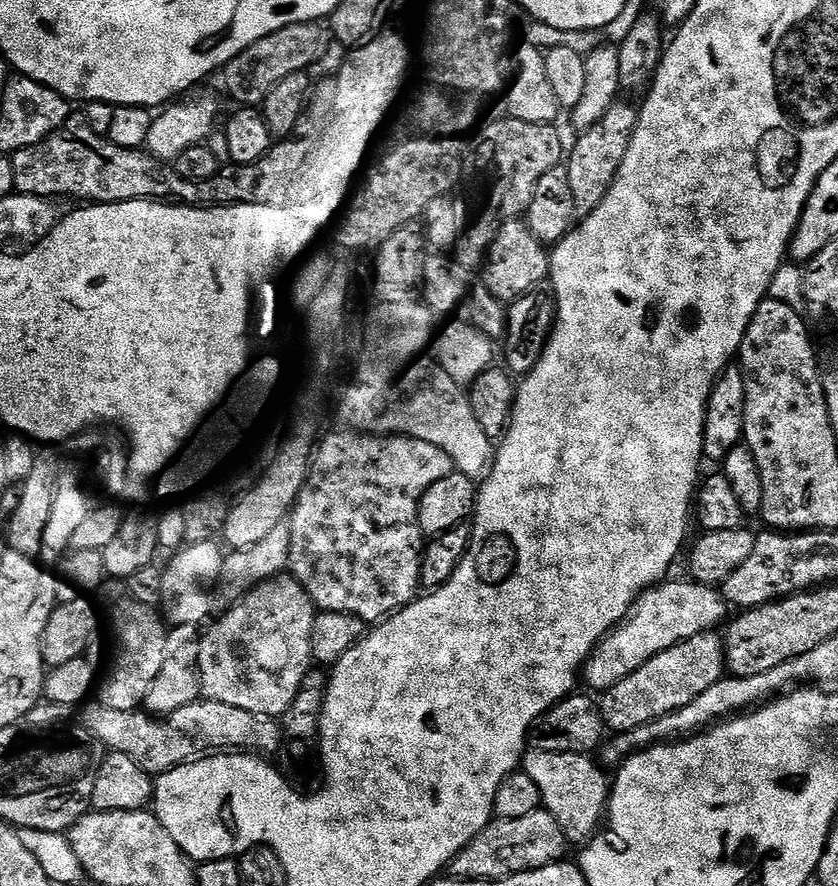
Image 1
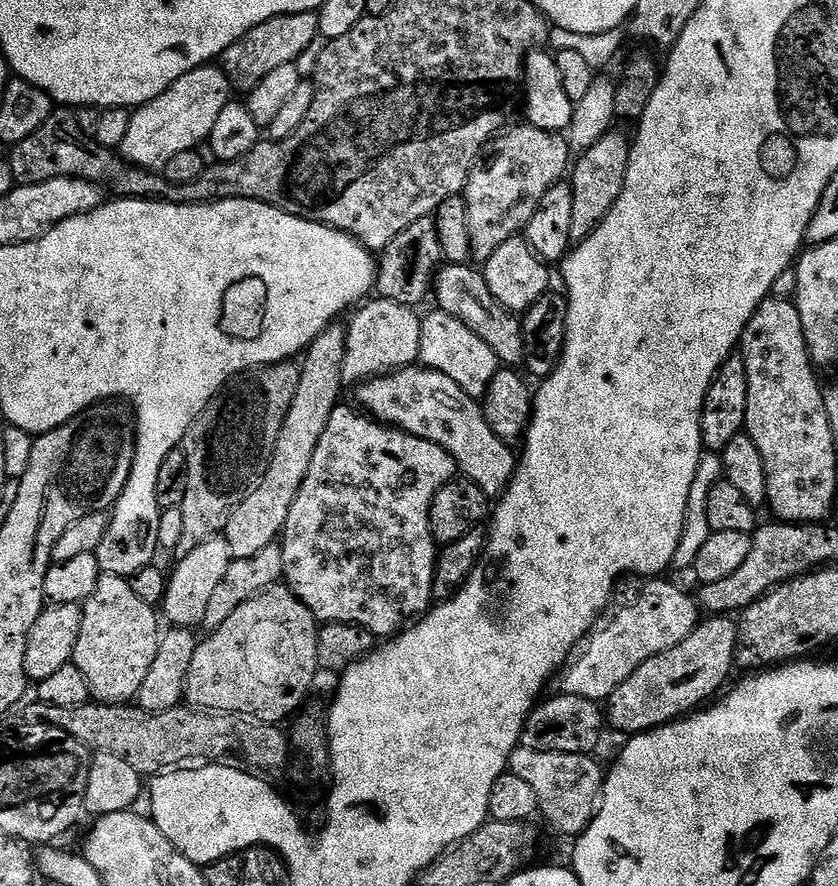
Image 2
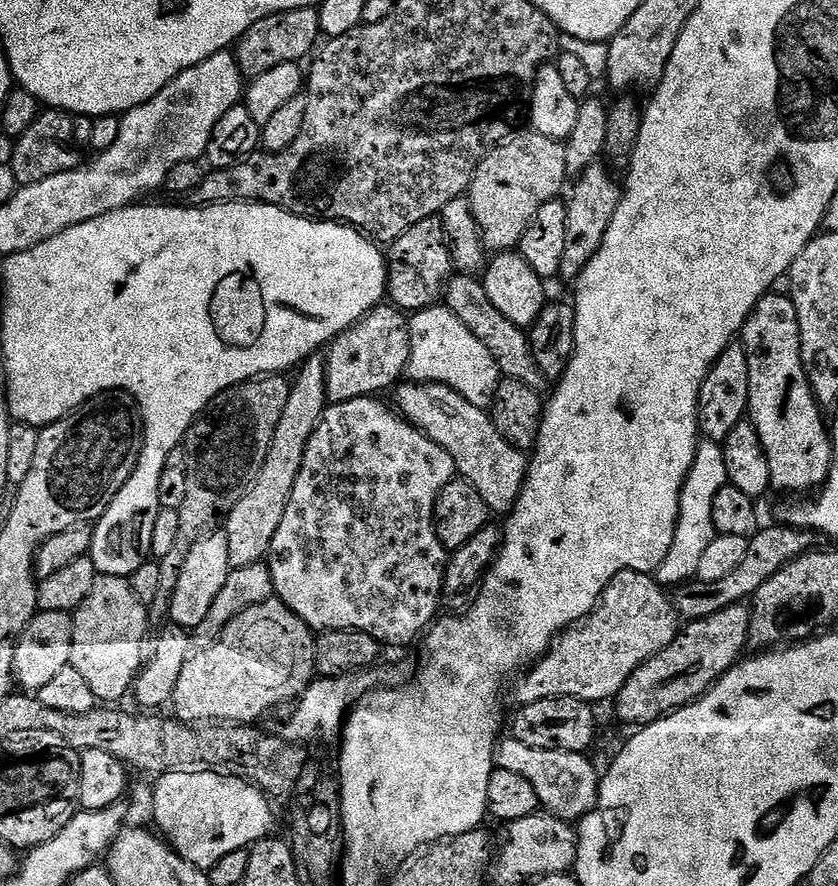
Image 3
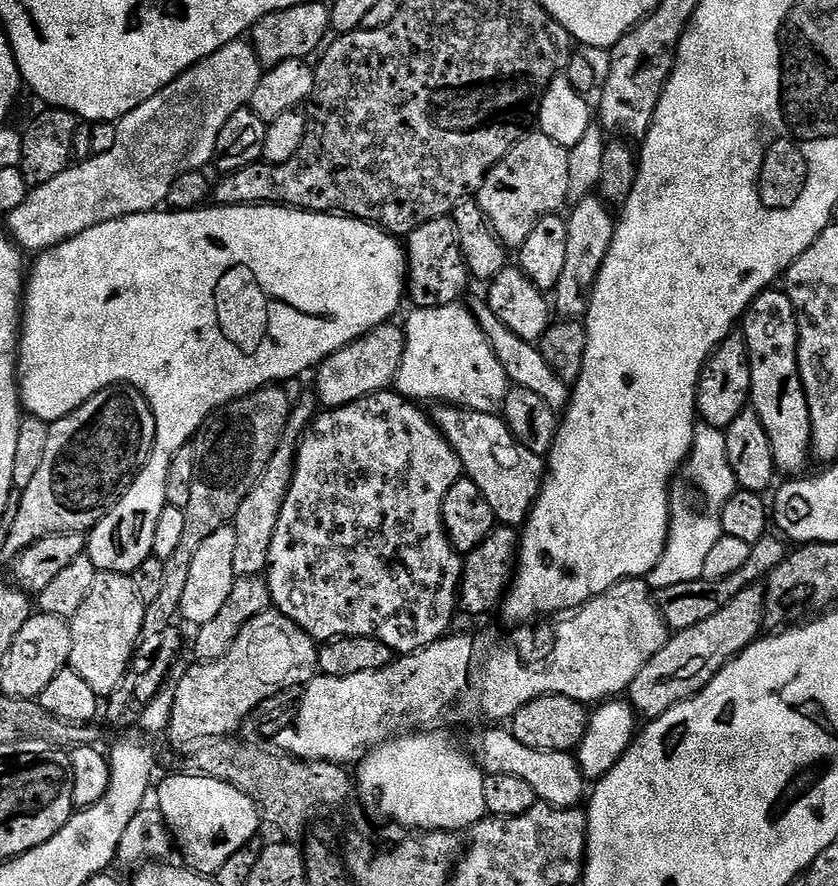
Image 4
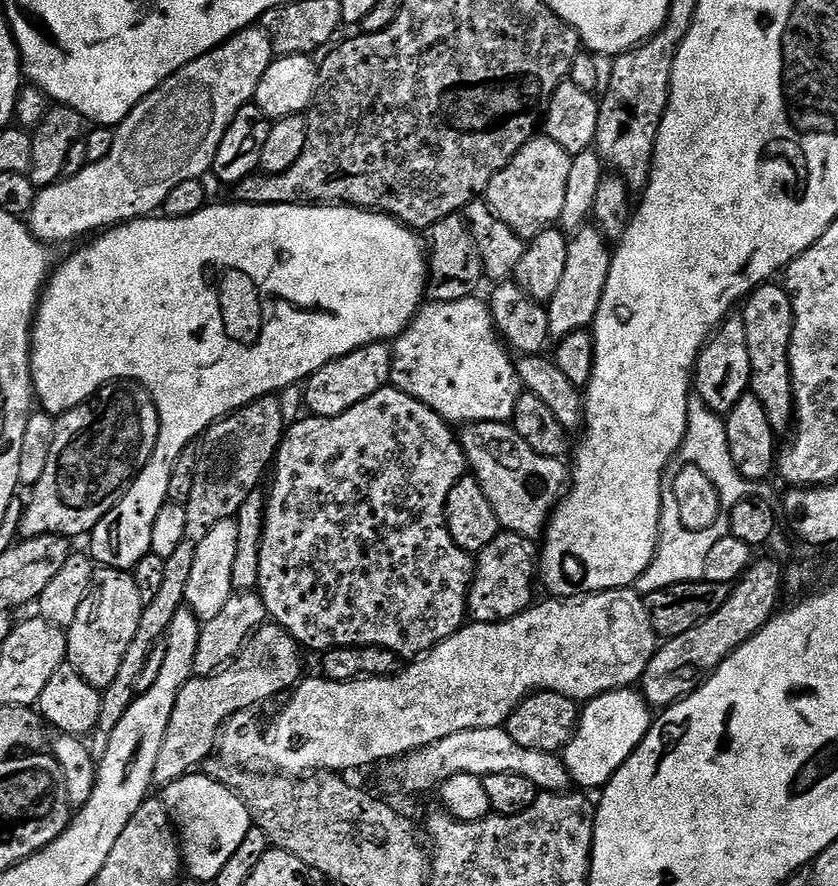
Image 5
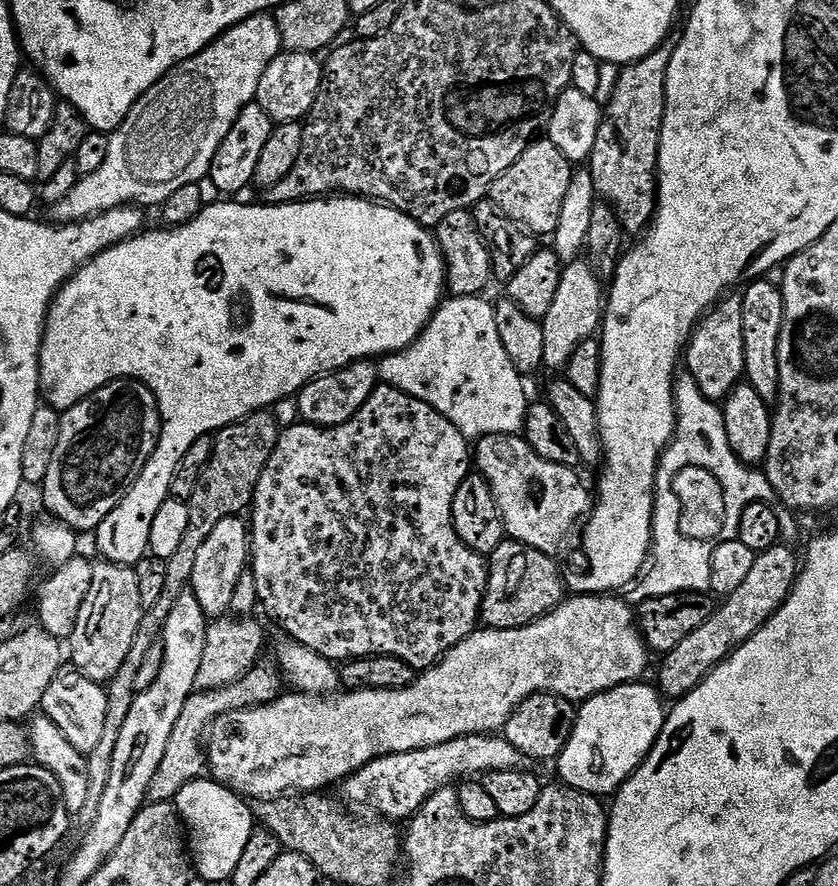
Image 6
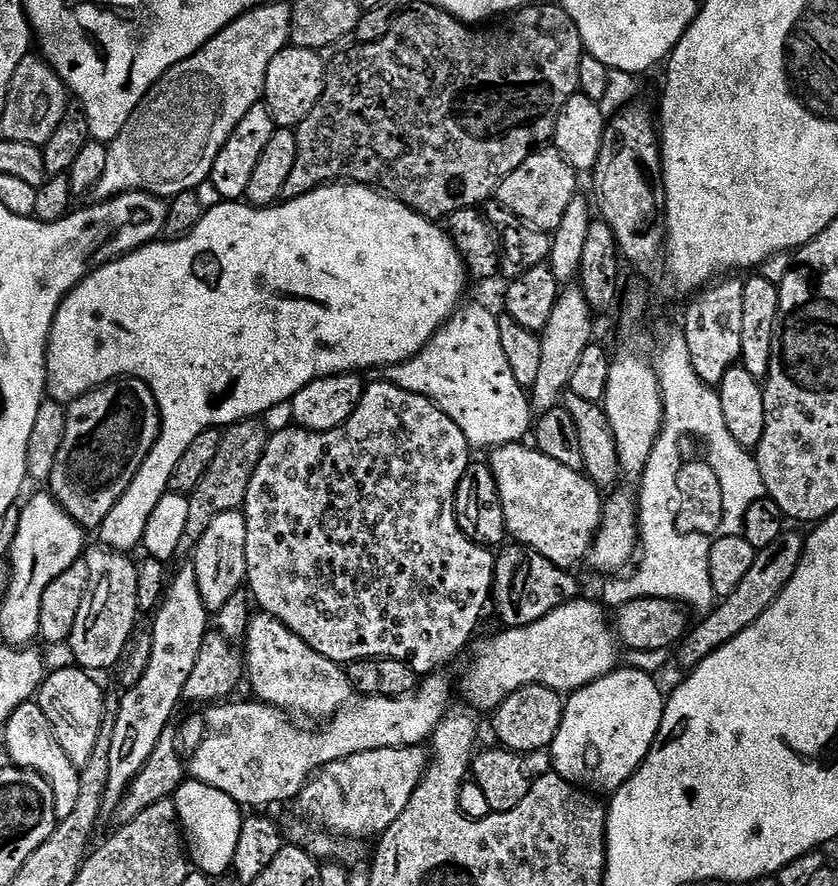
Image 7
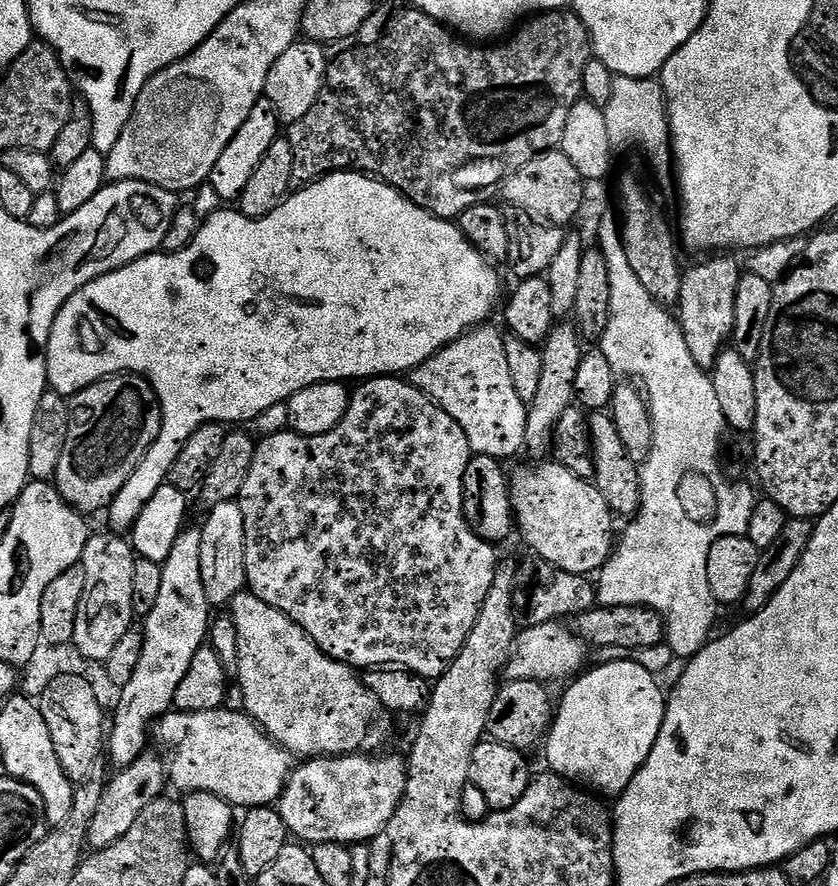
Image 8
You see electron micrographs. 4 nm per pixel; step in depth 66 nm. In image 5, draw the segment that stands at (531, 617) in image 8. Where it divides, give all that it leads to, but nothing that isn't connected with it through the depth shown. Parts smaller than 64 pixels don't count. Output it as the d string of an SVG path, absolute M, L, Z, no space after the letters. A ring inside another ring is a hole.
M501 531L486 546L486 550L478 553L474 560L472 585L468 591L468 616L478 624L497 624L503 620L514 618L522 614L527 608L531 608L537 588L538 592L538 544L535 539L514 534L513 532Z

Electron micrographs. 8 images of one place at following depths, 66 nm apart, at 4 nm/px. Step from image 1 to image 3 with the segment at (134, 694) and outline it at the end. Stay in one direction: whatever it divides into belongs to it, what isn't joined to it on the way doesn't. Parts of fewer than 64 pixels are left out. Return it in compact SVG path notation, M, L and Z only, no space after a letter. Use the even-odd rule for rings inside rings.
M97 575L94 586L82 602L82 606L76 609L72 621L72 663L71 667L86 678L90 690L94 690L97 701L120 702L124 695L133 691L136 676L144 666L146 659L146 644L144 639L148 636L150 625L148 622L148 605L143 604L134 594L131 579L123 576Z

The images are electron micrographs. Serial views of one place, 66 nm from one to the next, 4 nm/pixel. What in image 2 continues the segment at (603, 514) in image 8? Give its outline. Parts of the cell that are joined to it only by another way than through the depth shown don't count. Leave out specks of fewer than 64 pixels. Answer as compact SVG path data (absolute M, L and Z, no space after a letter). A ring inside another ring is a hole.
M413 366L400 368L386 376L374 376L359 385L355 392L355 403L372 419L442 446L442 450L454 458L457 469L490 498L503 496L516 473L517 453L490 430L490 422L486 422L477 397L466 394L454 378L446 378L446 374L433 368Z

